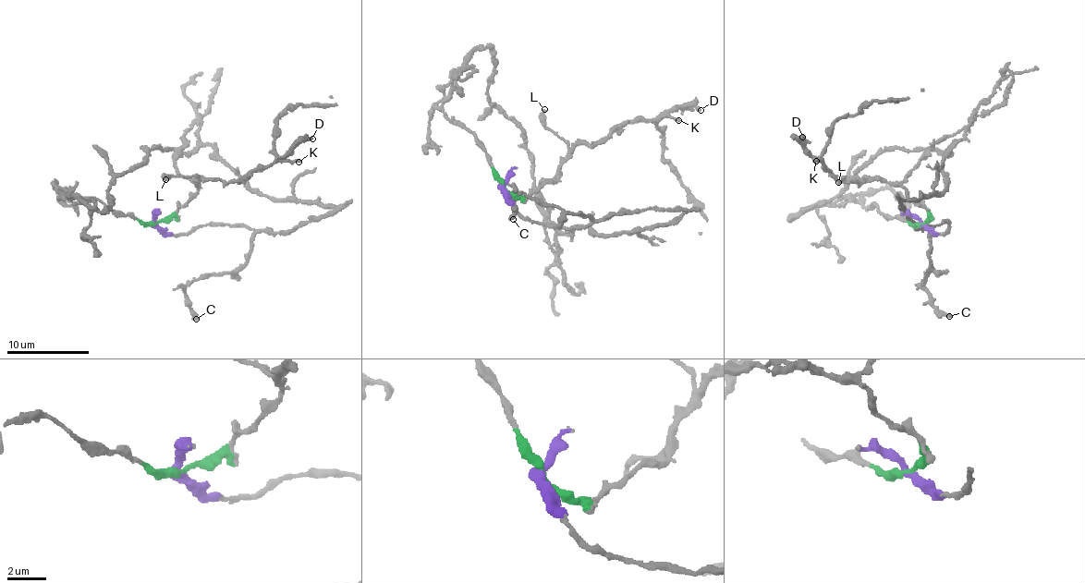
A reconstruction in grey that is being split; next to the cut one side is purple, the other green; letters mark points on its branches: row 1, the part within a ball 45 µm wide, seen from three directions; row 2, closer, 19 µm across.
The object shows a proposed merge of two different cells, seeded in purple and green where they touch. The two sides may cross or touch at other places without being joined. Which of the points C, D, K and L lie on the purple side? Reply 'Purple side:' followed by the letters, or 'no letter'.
Purple side: C

